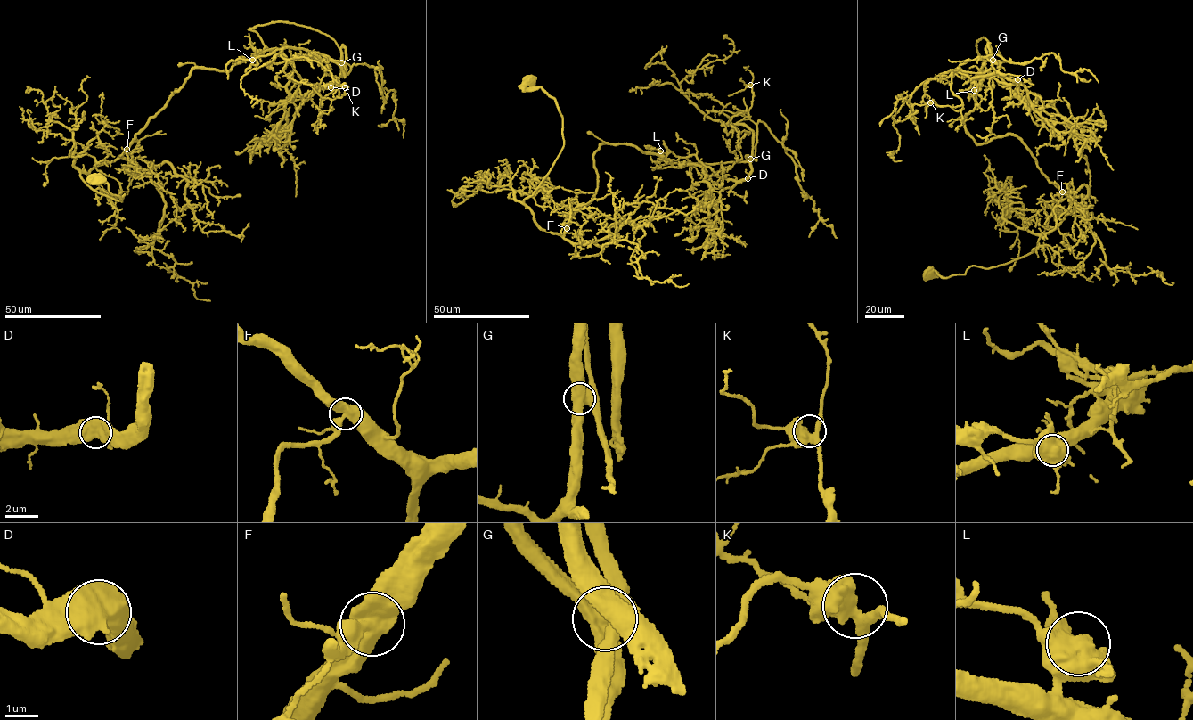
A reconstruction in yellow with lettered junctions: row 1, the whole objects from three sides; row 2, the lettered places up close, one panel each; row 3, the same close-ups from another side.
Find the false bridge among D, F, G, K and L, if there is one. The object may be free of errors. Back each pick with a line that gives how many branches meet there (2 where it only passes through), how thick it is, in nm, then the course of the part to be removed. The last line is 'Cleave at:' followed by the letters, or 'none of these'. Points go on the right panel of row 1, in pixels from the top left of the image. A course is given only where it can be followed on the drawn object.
G: 3 branches meet; 550 nm thick; foreign part runs (992, 60), (992, 73), (969, 77), (955, 69), (903, 101), (893, 123), (899, 145), (890, 155), (902, 160)
Cleave at: G

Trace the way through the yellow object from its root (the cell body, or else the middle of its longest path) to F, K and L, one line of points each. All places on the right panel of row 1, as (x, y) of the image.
F: (927, 275), (964, 274), (1028, 254), (1068, 211), (1062, 192)
K: (927, 275), (1028, 254), (1070, 200), (966, 127), (979, 69), (1019, 80), (956, 69), (961, 103), (930, 102)
L: (927, 275), (1022, 257), (1069, 208), (1069, 198), (1017, 136), (976, 144), (963, 119), (974, 90)

